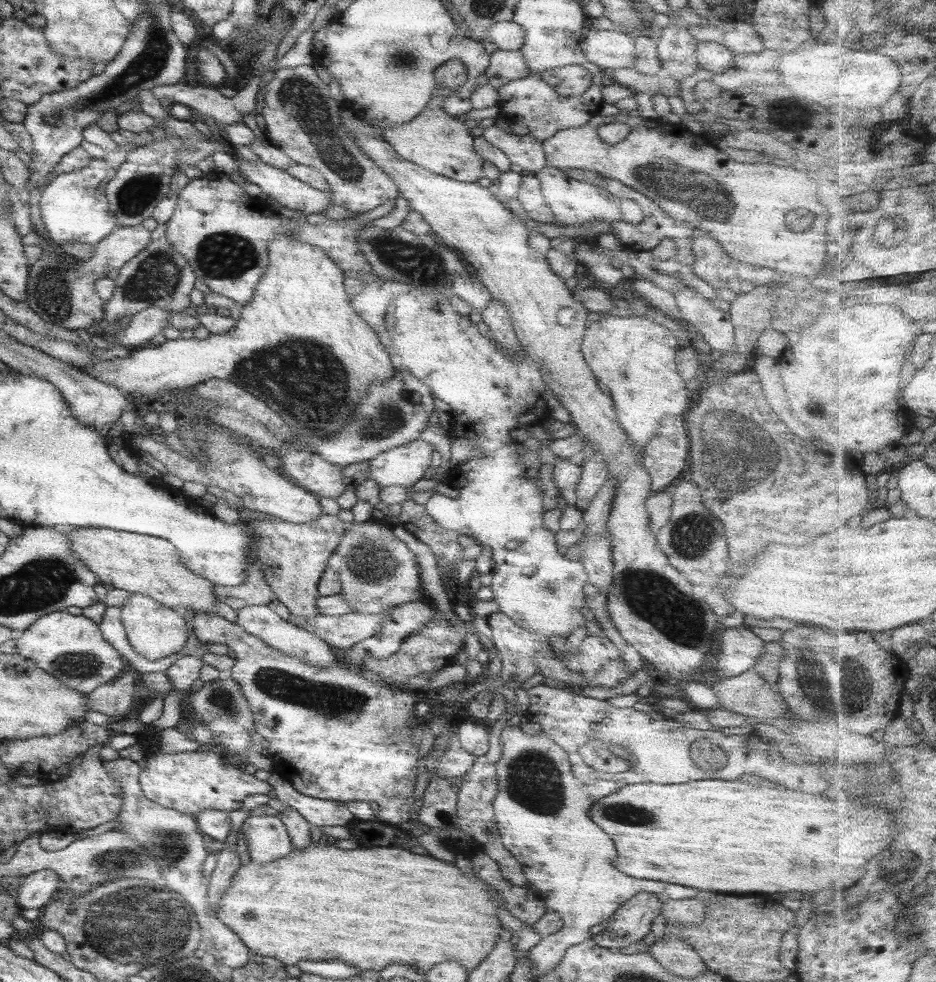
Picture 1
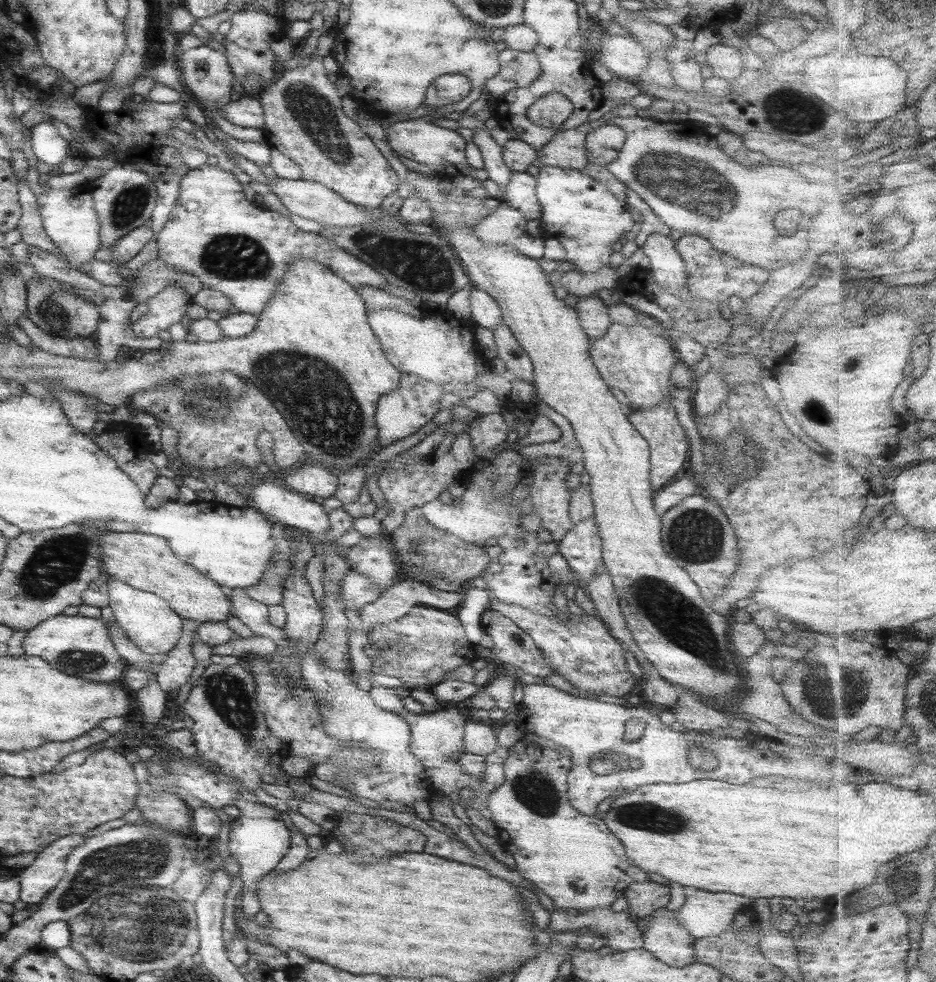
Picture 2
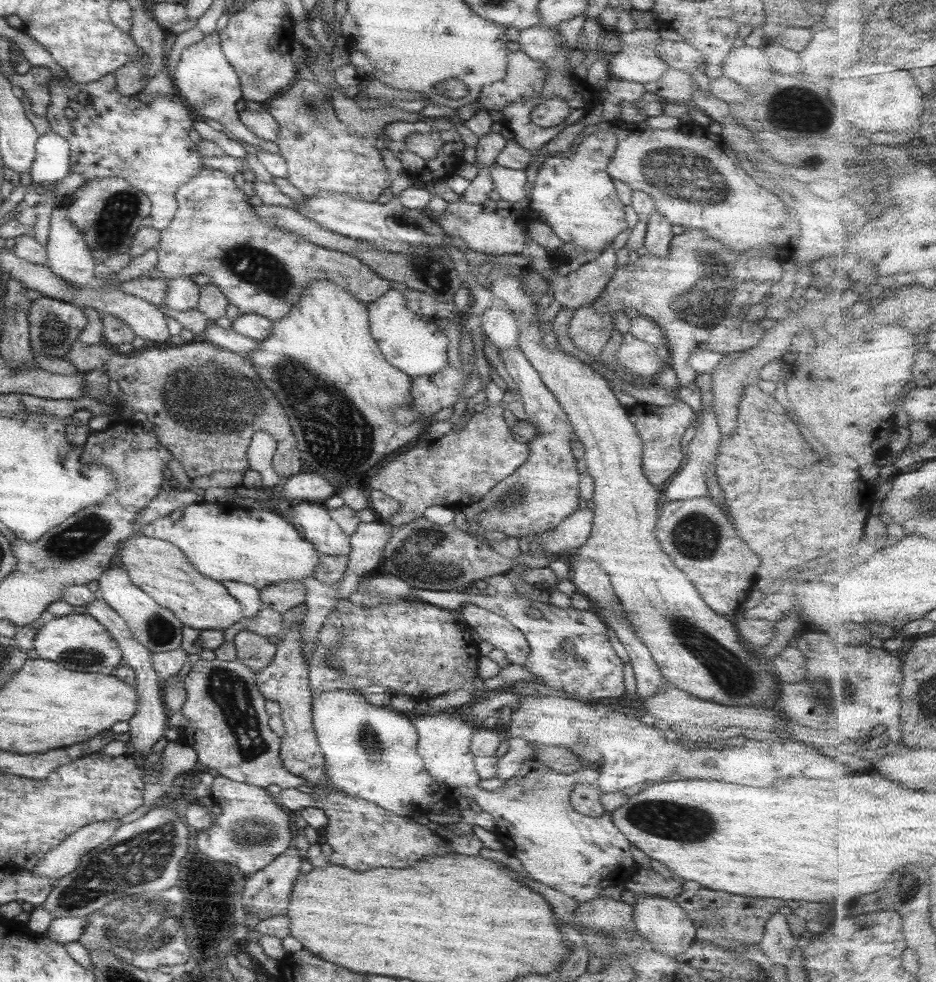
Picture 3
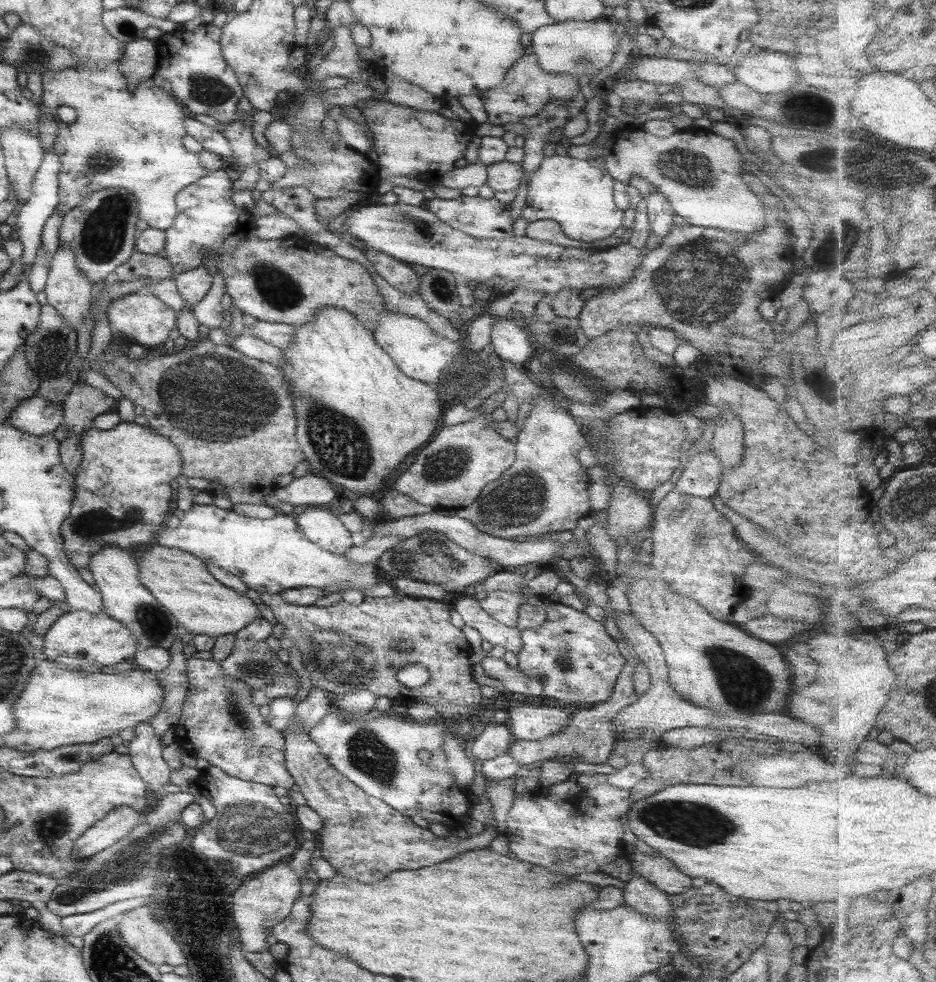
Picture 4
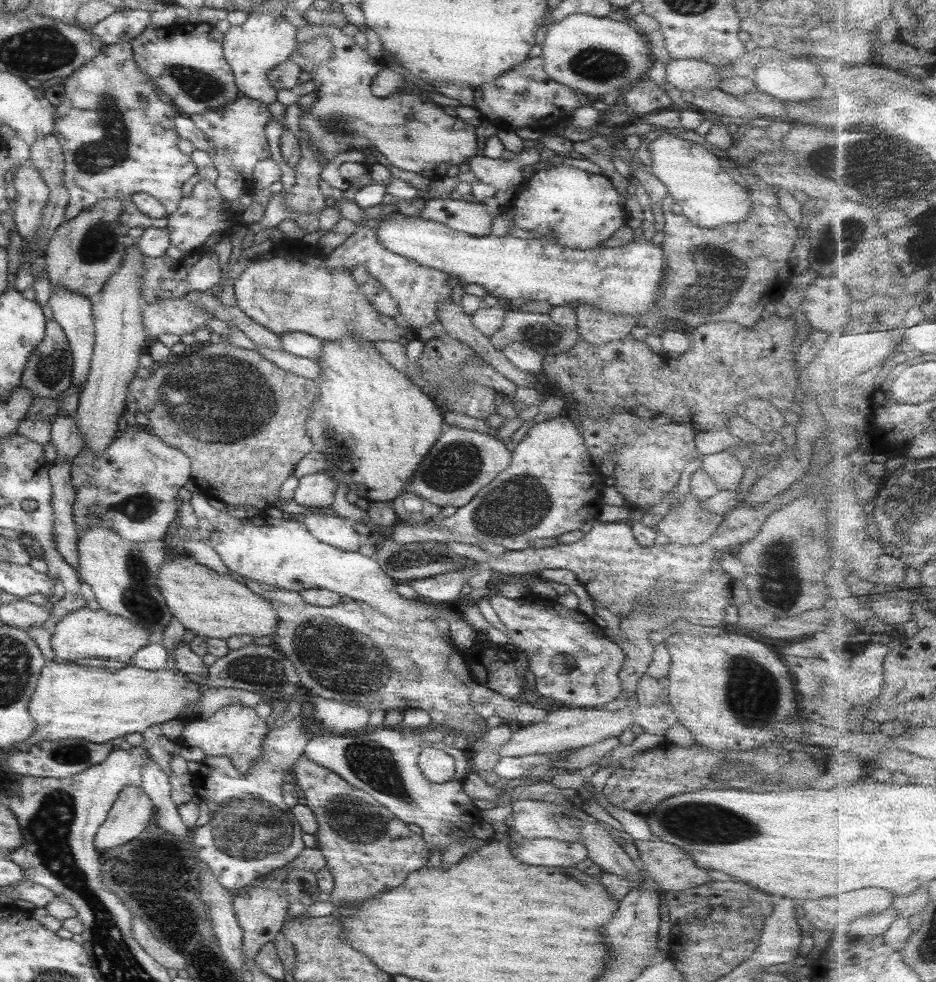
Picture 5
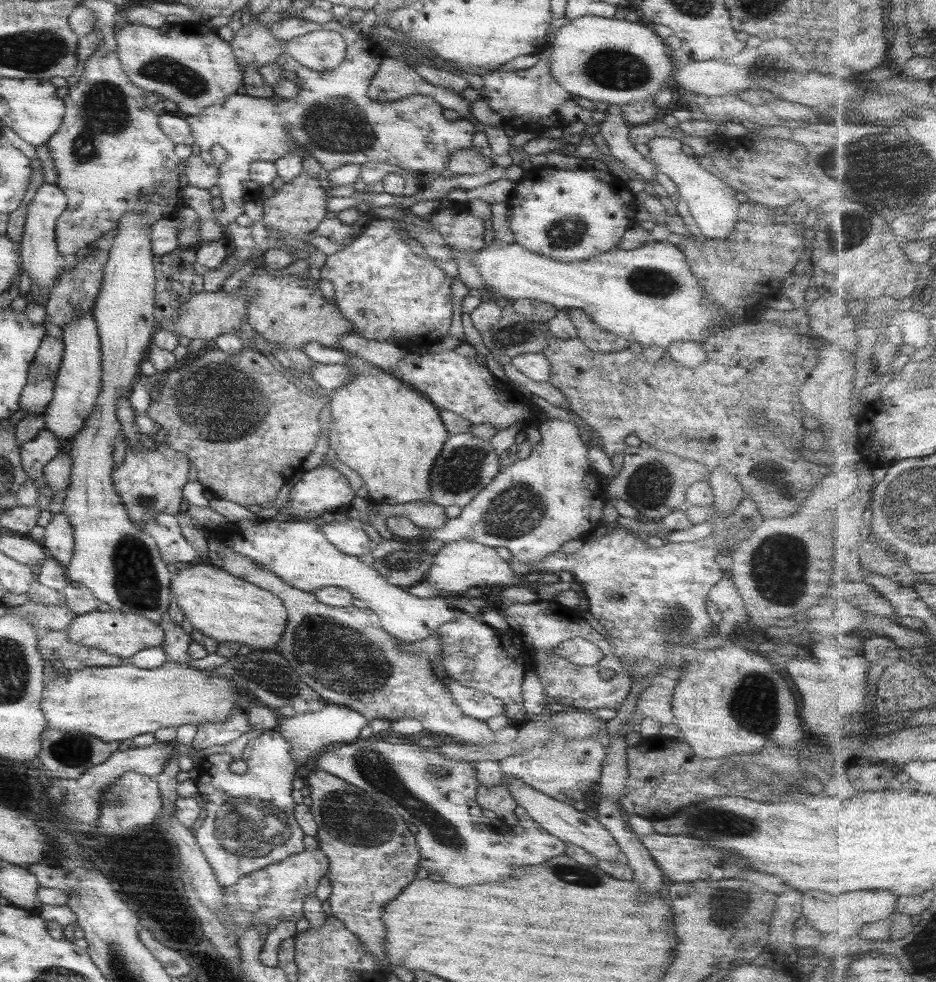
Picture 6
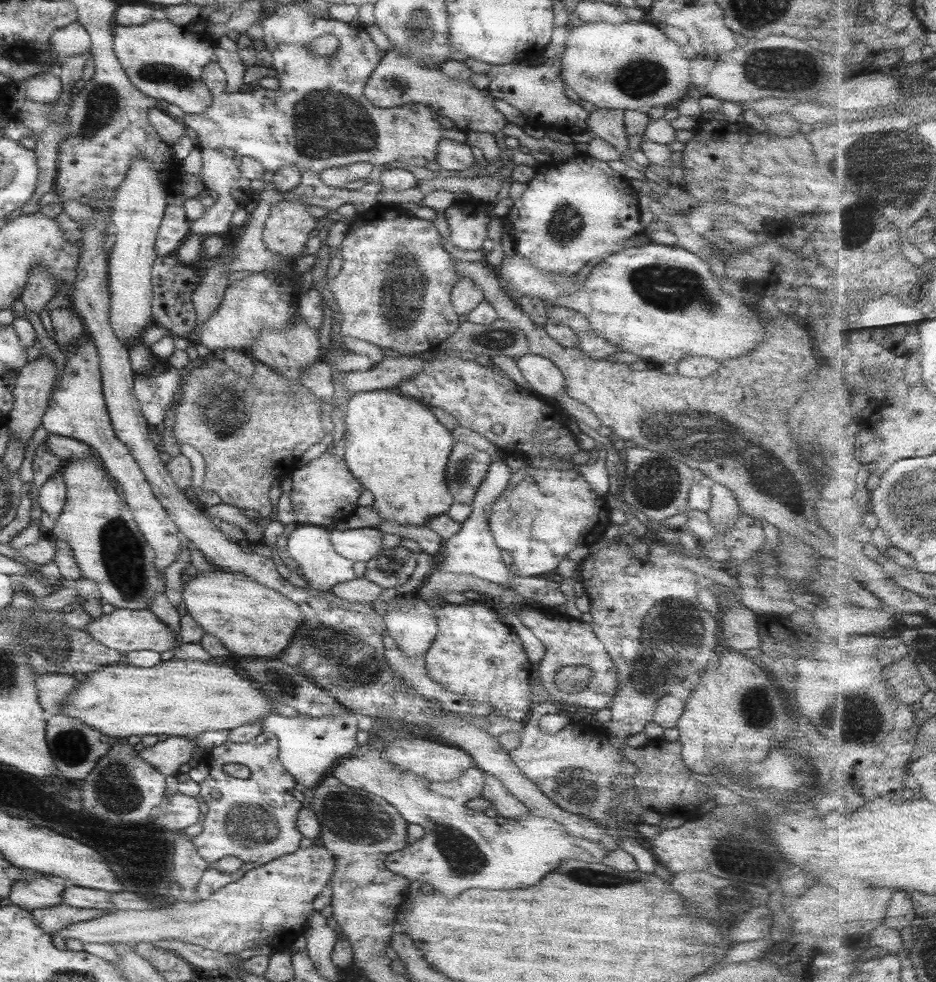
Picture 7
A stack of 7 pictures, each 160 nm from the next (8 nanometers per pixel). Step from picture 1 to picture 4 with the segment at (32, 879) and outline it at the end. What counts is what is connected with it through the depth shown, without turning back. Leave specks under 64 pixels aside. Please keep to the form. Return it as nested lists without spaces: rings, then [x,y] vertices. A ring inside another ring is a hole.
[[[123,805],[111,809],[101,820],[72,841],[71,855],[77,860],[83,860],[105,850],[107,846],[121,840],[136,824],[141,824],[141,817],[142,815],[130,806]]]

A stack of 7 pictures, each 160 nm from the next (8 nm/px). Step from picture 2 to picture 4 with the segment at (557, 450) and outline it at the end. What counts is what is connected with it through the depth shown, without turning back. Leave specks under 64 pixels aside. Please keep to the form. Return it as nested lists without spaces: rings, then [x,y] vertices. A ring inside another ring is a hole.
[[[480,414],[473,420],[439,428],[421,449],[413,463],[401,473],[390,490],[409,496],[416,503],[437,509],[457,510],[471,504],[484,484],[497,477],[514,461],[514,444],[501,438],[489,425],[490,415]]]

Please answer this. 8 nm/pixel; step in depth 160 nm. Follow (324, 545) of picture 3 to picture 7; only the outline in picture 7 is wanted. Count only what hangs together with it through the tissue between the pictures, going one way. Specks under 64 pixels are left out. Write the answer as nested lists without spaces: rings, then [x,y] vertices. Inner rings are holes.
[[[354,528],[330,532],[329,540],[339,556],[351,562],[368,562],[381,549],[382,532],[377,528]]]

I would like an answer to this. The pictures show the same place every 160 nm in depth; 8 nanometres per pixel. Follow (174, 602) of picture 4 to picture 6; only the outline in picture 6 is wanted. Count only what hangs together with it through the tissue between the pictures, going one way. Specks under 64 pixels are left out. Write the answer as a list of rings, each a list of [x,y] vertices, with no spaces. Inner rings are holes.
[[[199,562],[191,568],[177,570],[175,580],[169,584],[169,594],[170,602],[175,602],[195,631],[217,642],[233,640],[252,650],[273,650],[285,629],[286,611],[279,598],[209,563]]]

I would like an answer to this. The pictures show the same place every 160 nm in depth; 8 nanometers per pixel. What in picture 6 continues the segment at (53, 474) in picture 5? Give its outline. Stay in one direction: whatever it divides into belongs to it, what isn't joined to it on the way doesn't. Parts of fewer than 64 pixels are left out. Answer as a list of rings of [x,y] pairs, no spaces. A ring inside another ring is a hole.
[[[62,512],[51,514],[51,520],[43,527],[43,537],[39,540],[47,557],[67,566],[72,556],[73,535],[71,525]]]

